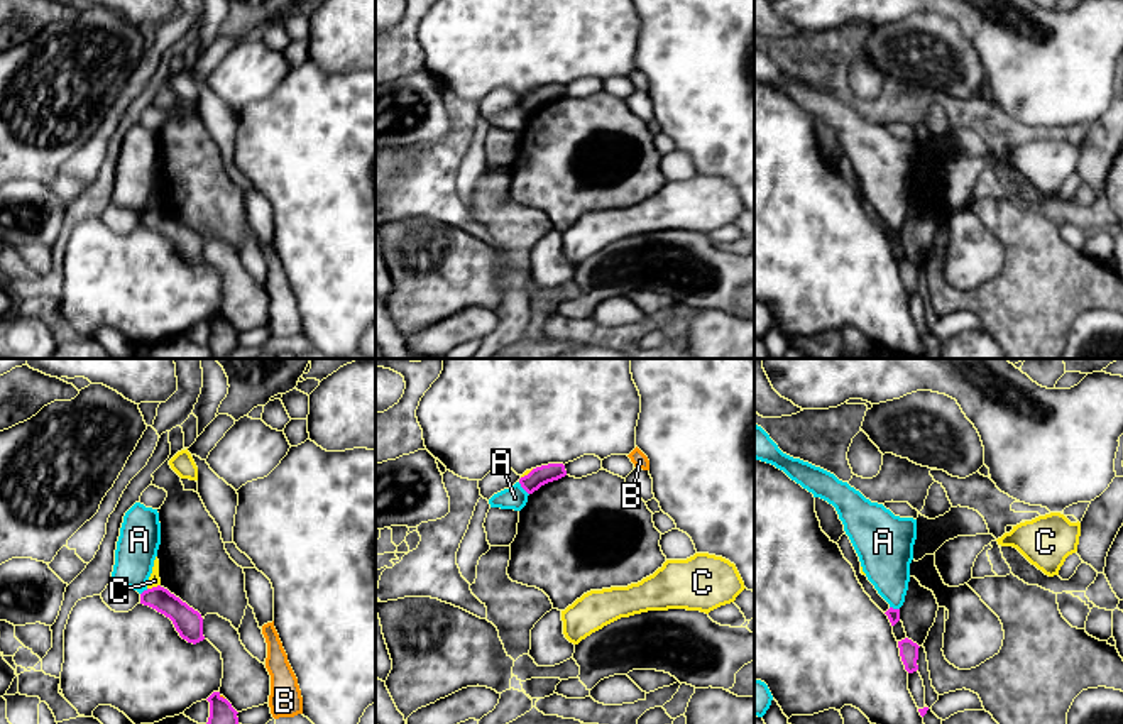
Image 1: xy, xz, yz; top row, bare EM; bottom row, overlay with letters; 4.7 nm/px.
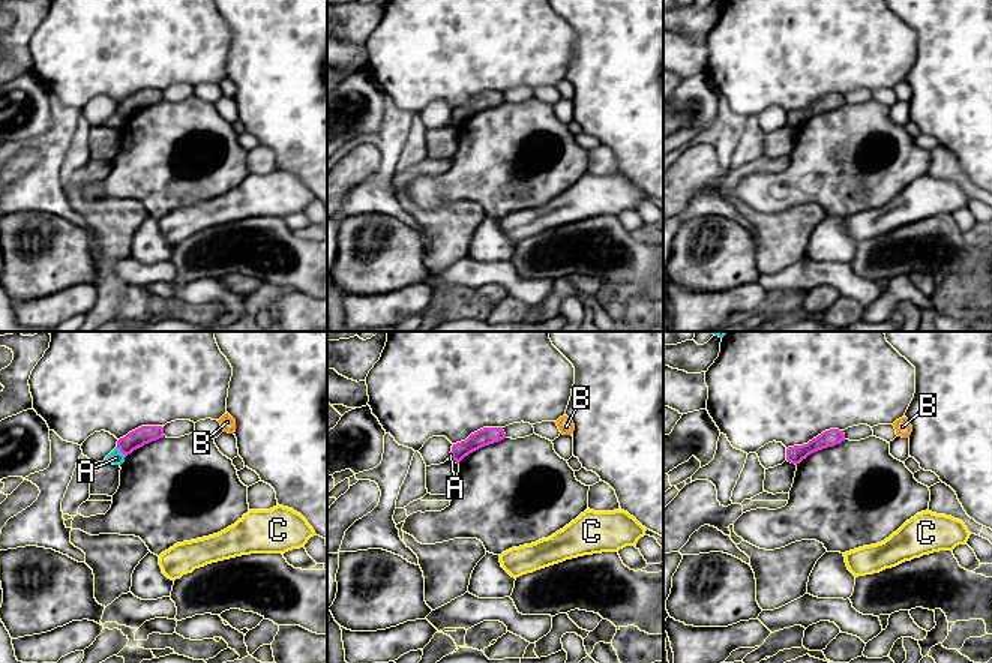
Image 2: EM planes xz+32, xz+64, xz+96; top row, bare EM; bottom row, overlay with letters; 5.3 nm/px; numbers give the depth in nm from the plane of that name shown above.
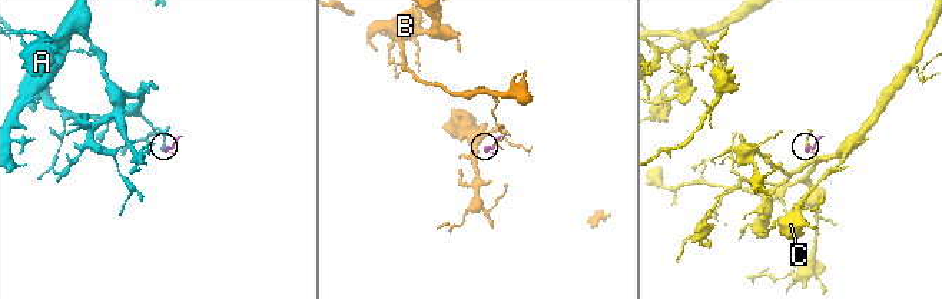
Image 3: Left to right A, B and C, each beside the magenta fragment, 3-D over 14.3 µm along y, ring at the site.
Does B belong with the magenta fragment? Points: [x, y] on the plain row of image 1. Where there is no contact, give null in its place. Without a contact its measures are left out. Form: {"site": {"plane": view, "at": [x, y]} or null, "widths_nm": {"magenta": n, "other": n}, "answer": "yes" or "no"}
{"site": {"plane": "xy", "at": [222, 318]}, "widths_nm": {"magenta": 140, "other": 20}, "answer": "no"}

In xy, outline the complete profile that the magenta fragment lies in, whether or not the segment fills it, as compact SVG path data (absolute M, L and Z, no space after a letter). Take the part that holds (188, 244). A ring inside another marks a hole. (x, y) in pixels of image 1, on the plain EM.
M157 206L140 215L140 225L156 230L169 239L183 261L188 264L200 264L203 257L203 239L198 232L189 228L167 210Z

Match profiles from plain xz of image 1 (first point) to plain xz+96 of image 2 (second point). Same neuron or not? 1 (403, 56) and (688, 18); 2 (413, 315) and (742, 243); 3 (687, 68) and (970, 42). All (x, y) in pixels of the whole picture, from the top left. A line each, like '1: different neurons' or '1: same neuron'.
1: same neuron
2: same neuron
3: same neuron

